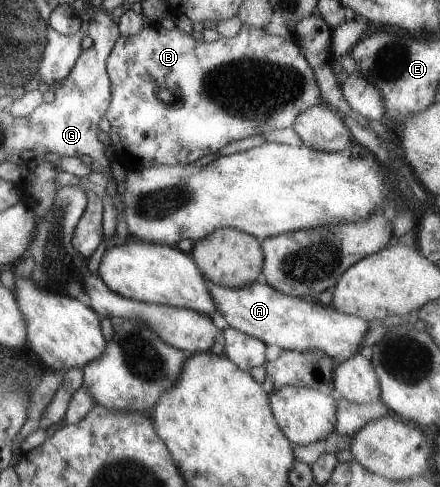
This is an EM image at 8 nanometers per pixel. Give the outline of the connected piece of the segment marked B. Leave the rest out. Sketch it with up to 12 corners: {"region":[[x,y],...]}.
{"region":[[121,33],[125,170],[189,165],[324,102],[289,37]]}

